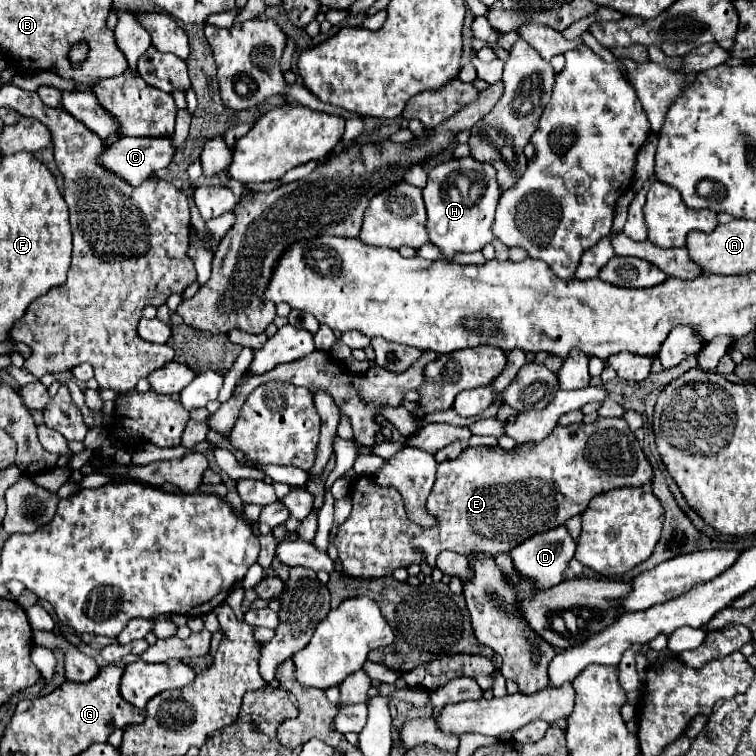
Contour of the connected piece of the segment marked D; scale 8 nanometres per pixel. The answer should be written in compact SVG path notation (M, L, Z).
M558 527L554 531L546 531L546 535L526 539L526 543L516 547L510 555L518 573L536 579L538 589L546 589L562 581L562 573L574 557L574 551L574 539L568 535L566 527Z

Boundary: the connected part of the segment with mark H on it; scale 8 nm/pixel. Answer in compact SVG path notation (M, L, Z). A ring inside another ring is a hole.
M450 159L446 163L436 165L428 173L428 183L424 187L424 203L426 203L426 231L430 243L436 245L446 259L452 259L458 253L480 251L486 243L494 239L492 225L494 213L500 199L500 189L496 183L494 167L490 163L478 163L474 159ZM458 181L468 181L466 187L458 185Z

